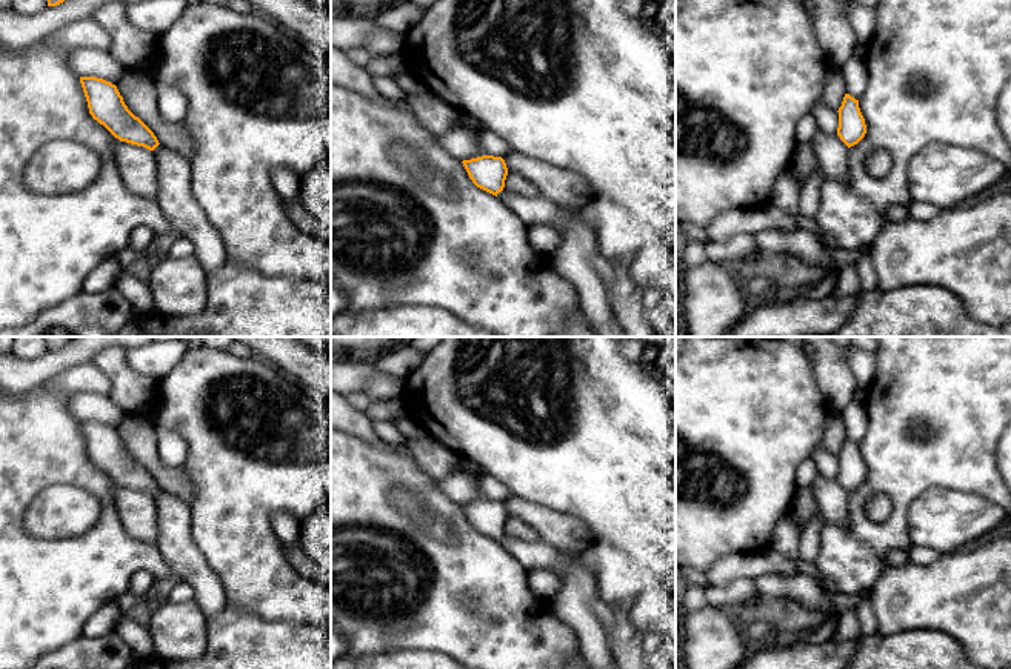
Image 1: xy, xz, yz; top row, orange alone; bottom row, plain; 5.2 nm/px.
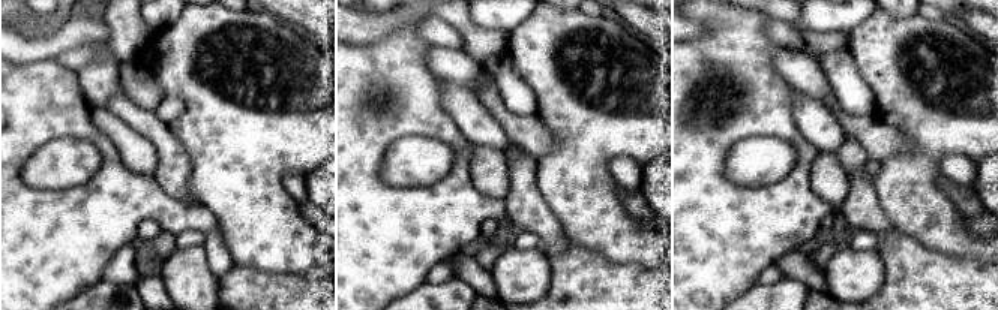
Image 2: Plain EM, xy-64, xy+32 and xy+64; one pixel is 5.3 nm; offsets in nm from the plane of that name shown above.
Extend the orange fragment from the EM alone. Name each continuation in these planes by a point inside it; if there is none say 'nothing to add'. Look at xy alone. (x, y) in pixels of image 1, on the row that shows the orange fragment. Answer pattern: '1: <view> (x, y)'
nothing to add

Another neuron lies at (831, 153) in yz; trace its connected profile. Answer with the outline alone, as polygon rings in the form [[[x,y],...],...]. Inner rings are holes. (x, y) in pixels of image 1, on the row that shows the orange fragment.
[[[822,131],[812,138],[812,148],[816,151],[819,166],[825,178],[848,181],[848,146],[840,140],[840,137],[828,135]]]

